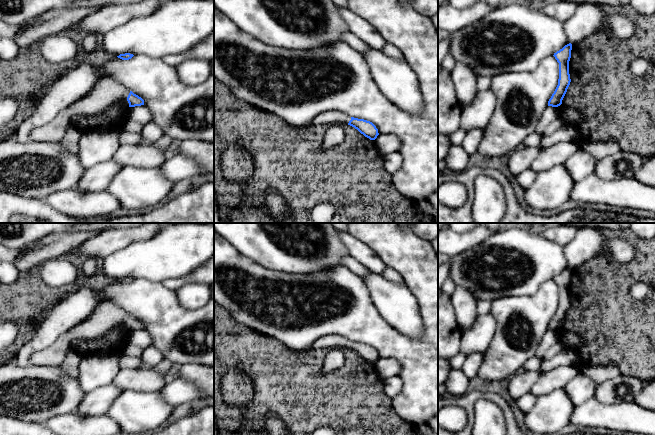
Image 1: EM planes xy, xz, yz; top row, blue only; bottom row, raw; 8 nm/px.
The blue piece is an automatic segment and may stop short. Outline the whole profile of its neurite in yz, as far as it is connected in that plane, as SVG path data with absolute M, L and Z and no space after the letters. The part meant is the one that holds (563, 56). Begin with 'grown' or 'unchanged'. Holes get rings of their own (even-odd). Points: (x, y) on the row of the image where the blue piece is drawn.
unchanged | M569 43L553 55L559 63L559 79L558 85L548 101L548 106L560 106L570 85L569 61L571 58L571 50L572 44Z

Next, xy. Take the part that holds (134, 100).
grown | M113 77L102 78L81 100L61 110L48 124L30 133L31 141L60 143L73 117L93 116L113 106L126 108L144 105L144 100L126 89Z

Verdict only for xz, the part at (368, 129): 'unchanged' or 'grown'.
grown

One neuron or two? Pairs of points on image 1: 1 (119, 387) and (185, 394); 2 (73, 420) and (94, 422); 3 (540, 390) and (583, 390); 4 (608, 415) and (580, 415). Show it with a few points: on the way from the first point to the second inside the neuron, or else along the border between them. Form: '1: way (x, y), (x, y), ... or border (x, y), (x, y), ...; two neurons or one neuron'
1: border (166, 382), (159, 391); two neurons
2: way (78, 422), (89, 422); one neuron
3: way (551, 382), (572, 382); one neuron
4: way (601, 415), (587, 415); one neuron

